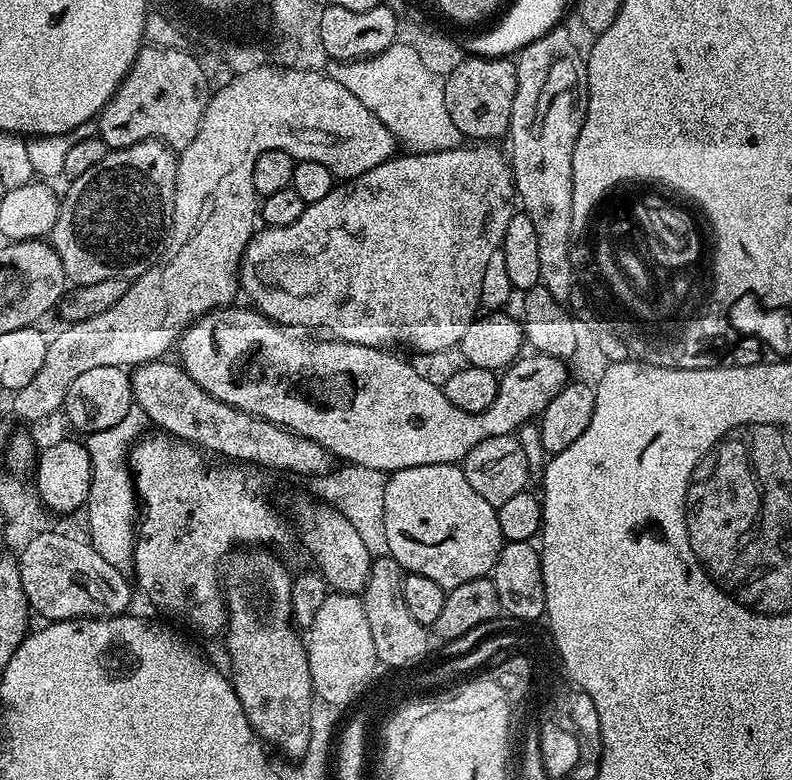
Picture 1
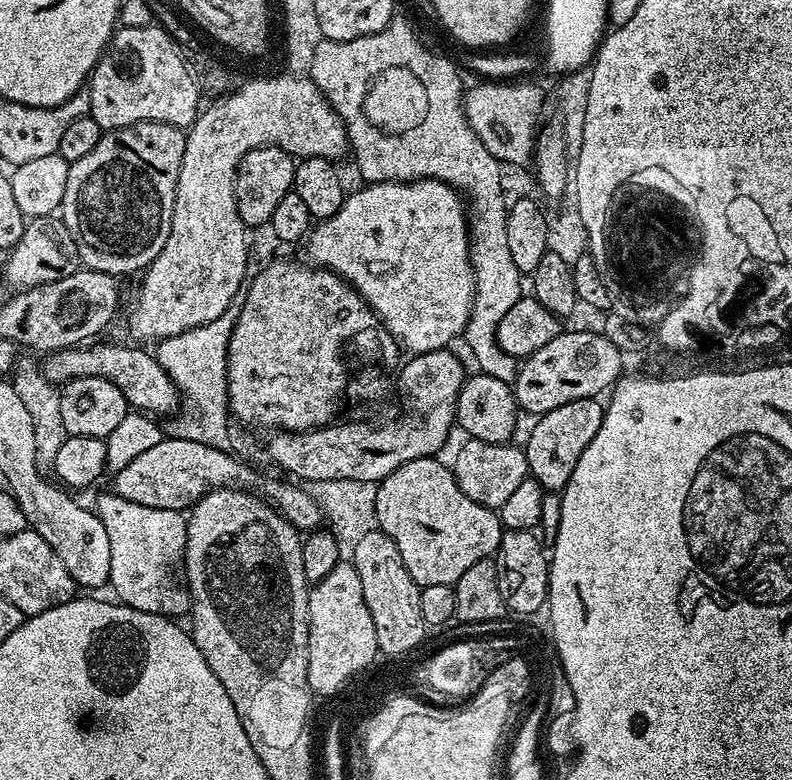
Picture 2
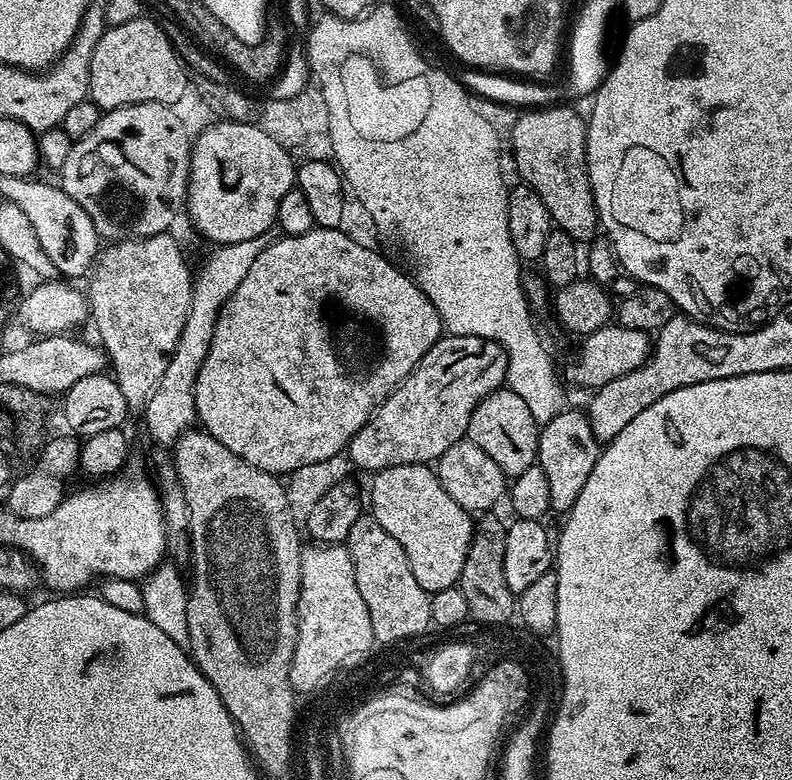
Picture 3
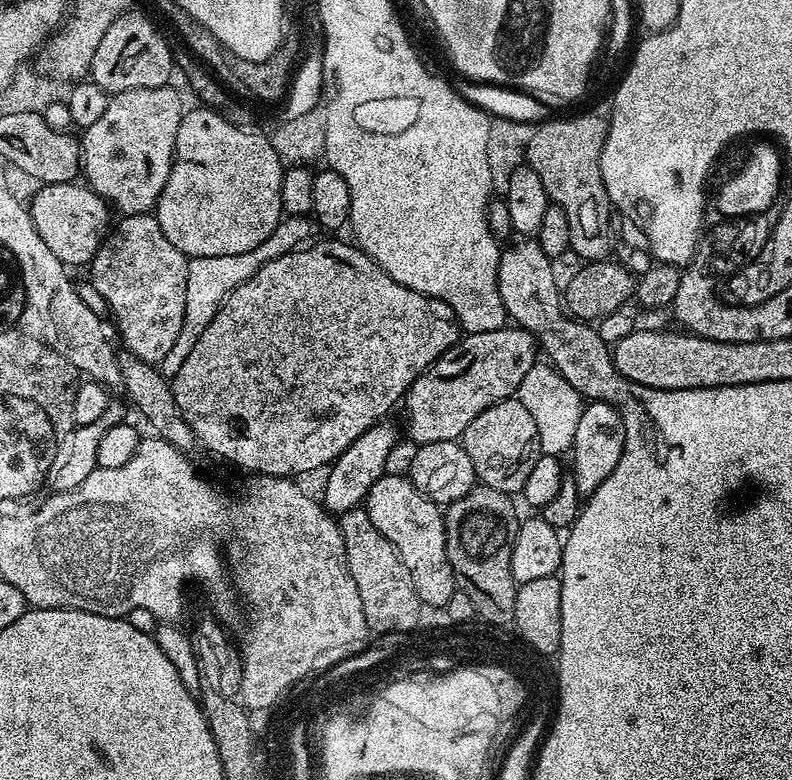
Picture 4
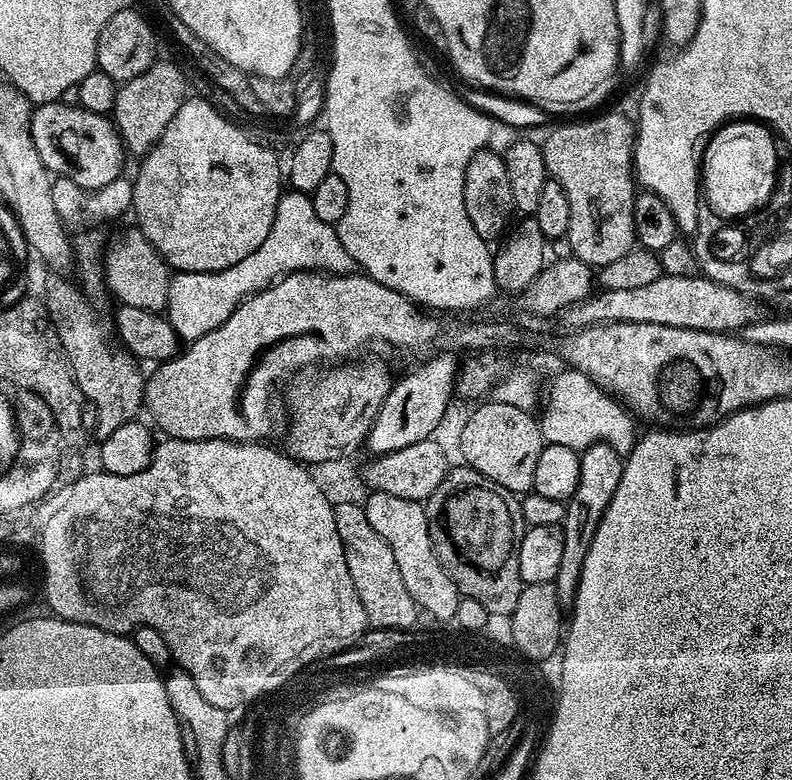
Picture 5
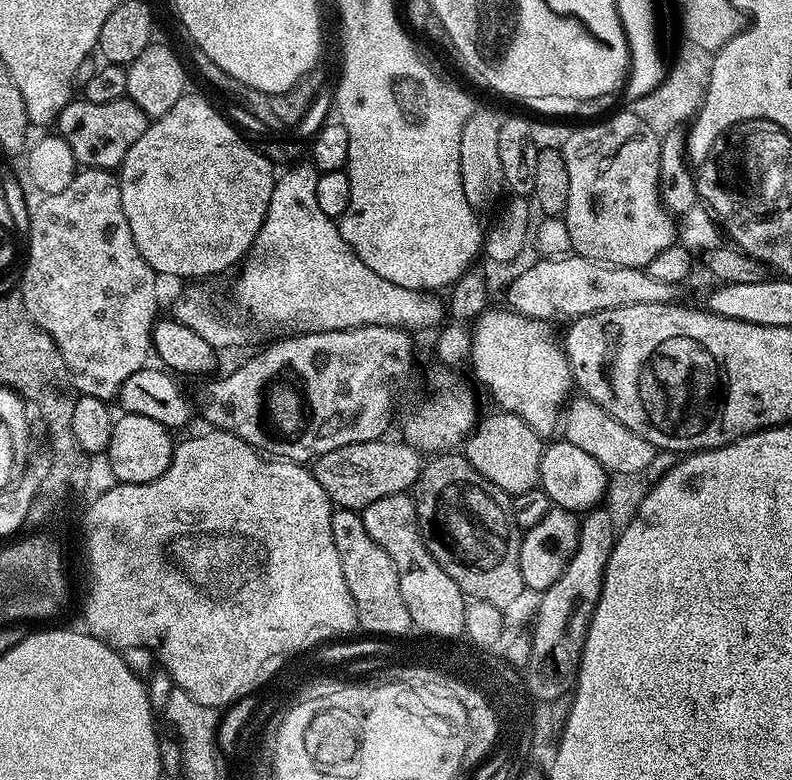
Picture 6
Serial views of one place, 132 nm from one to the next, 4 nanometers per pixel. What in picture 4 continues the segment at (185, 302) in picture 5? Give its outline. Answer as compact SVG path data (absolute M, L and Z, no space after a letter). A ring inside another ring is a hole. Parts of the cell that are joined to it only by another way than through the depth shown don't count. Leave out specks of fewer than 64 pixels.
M285 215L274 234L266 238L266 242L261 242L259 246L254 246L254 250L246 250L246 254L230 254L229 256L219 256L218 258L191 258L188 262L189 274L186 279L186 306L185 317L182 321L181 333L178 334L177 341L173 349L166 354L163 361L158 364L164 376L171 378L182 362L186 362L186 354L194 350L194 342L202 338L202 330L214 318L214 314L219 310L220 304L230 293L240 284L245 284L249 278L258 271L266 262L278 258L287 252L294 252L309 239L314 224L308 216Z

